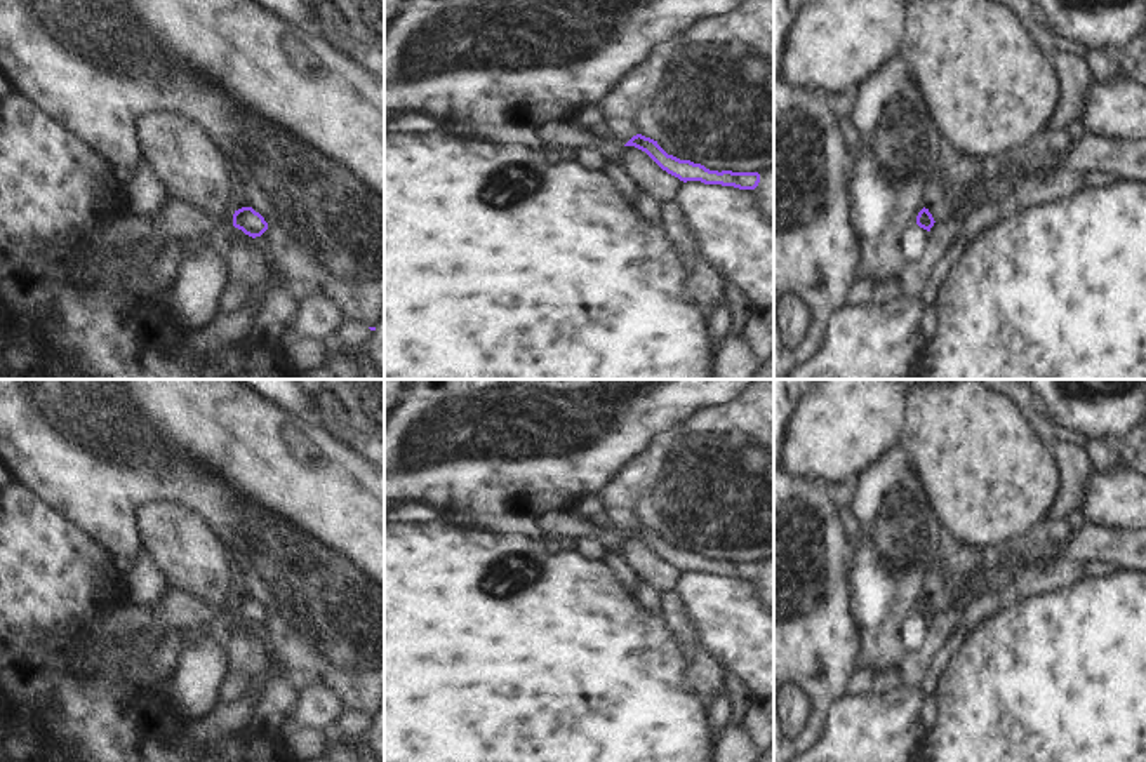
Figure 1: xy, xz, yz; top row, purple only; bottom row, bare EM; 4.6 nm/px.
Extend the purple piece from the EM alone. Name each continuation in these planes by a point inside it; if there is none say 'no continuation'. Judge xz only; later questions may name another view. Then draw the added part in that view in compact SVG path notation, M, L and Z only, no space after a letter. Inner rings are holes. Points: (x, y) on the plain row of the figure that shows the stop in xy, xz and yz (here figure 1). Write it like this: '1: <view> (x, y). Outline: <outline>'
no continuation.

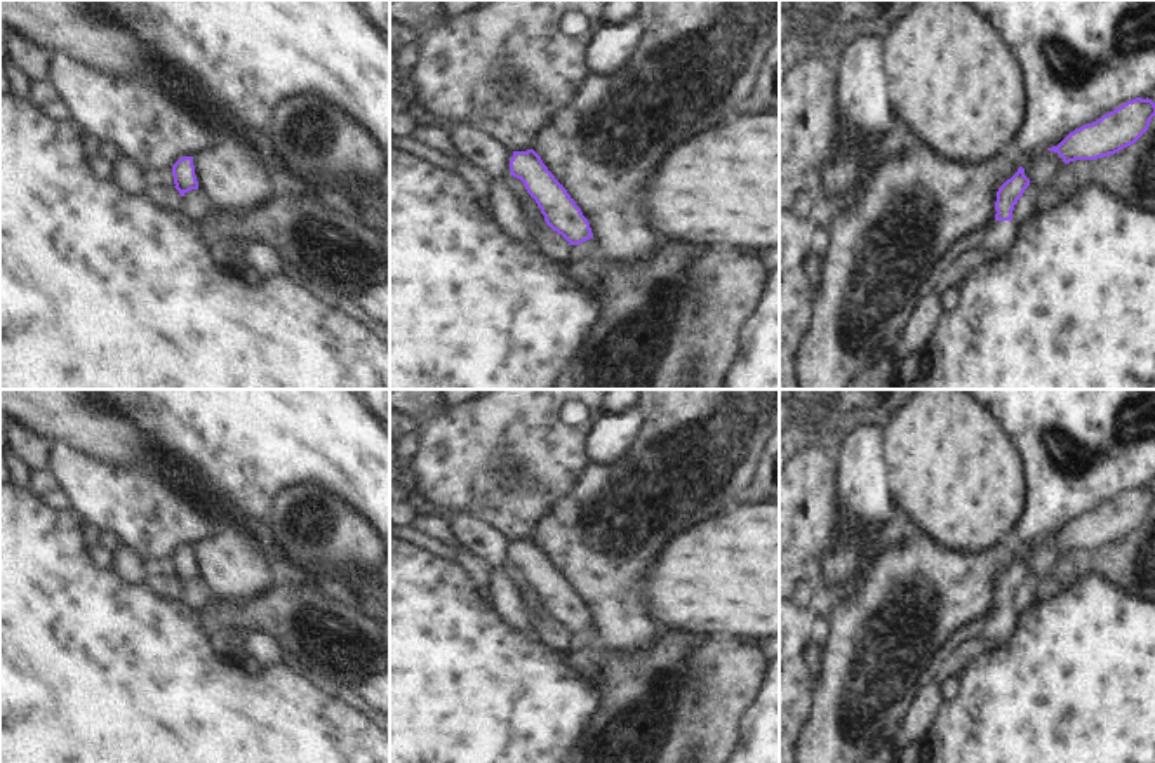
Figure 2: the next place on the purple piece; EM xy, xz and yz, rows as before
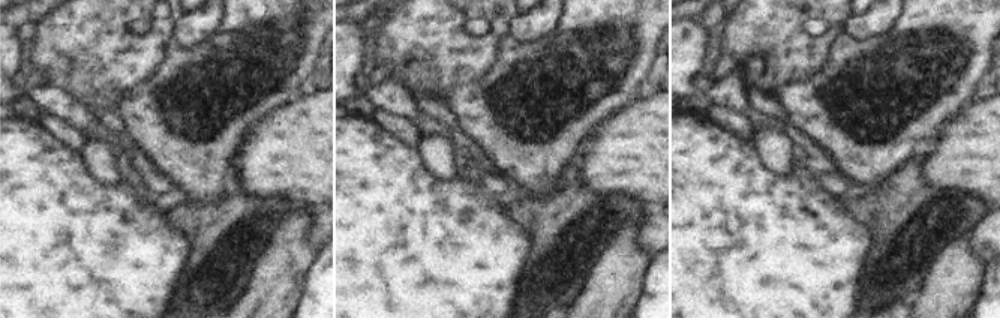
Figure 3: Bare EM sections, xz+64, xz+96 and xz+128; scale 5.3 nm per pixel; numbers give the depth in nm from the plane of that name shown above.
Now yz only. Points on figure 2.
1: yz (1001, 623). Outline: M995 610L986 619L986 627L983 631L983 638L986 640L1004 640L1014 627L1019 624L1019 615L1014 610Z

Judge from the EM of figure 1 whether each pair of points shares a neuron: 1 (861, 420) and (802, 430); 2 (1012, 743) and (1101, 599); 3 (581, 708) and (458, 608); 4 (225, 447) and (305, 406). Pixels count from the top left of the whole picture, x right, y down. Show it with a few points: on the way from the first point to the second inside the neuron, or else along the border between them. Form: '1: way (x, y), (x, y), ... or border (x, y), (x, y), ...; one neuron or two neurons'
1: way (847, 420), (835, 430), (816, 430); one neuron
2: way (1049, 707), (1101, 655), (1101, 635); one neuron
3: way (550, 700), (489, 639); one neuron
4: border (265, 397), (317, 423); two neurons

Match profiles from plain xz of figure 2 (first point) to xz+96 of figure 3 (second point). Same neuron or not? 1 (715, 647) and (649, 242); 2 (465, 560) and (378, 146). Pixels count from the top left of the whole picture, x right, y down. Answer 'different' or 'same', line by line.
1: different
2: different

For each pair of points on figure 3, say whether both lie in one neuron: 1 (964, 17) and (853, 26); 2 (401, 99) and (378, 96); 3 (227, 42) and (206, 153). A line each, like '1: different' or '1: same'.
1: different
2: same
3: same

